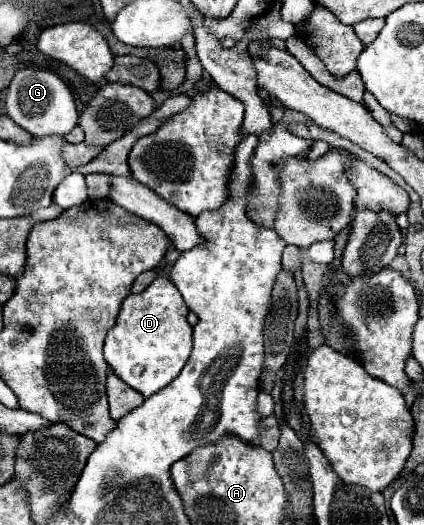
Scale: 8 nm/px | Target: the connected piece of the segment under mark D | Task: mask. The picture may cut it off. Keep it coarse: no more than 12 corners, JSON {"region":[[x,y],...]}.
{"region":[[165,275],[123,299],[103,357],[143,397],[193,349]]}

